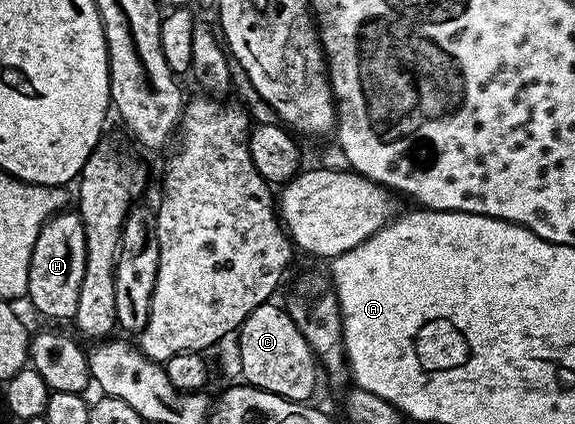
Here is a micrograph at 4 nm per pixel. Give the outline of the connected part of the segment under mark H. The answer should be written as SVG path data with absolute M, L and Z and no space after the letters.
M61 212L53 214L47 222L44 223L42 232L38 232L38 240L34 244L34 252L30 256L30 280L28 281L28 293L26 295L27 301L32 301L32 306L40 314L45 314L48 318L68 318L68 320L75 319L76 309L78 308L78 292L82 289L82 276L86 276L86 232L84 225L80 219L79 213Z

